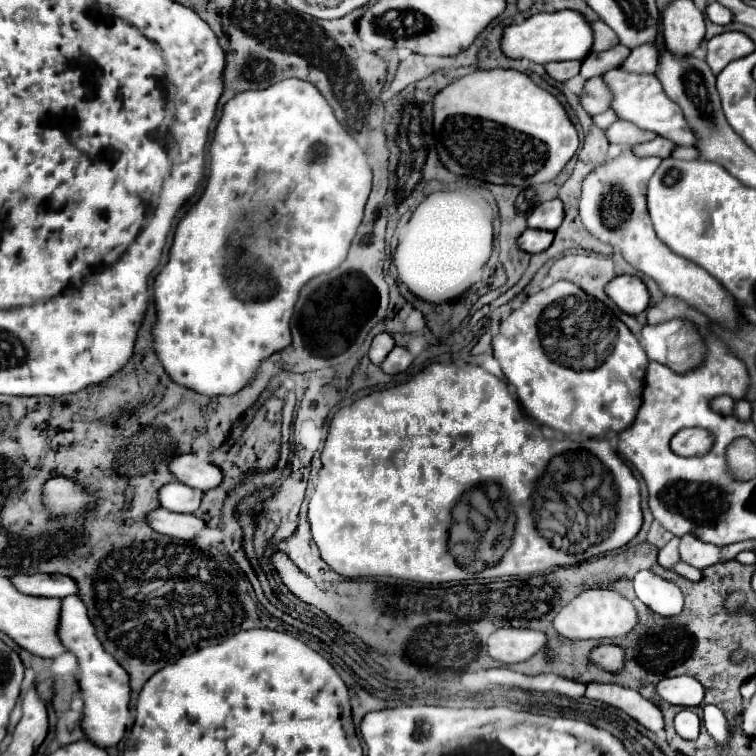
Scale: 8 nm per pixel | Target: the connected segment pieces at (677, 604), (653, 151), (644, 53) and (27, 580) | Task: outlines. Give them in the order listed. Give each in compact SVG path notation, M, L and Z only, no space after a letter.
M642 570L636 574L634 590L636 596L656 614L676 616L678 612L682 612L684 598L680 588L674 582L668 582L650 570Z
M654 138L652 142L644 142L640 146L634 146L634 152L638 152L638 156L658 156L658 158L668 158L674 152L676 144L672 140L666 138Z
M646 44L632 50L628 60L622 64L622 70L632 74L654 74L656 64L658 64L658 50Z
M34 574L34 576L12 576L10 582L18 592L30 594L30 596L56 596L64 598L70 594L76 594L74 580L62 574Z

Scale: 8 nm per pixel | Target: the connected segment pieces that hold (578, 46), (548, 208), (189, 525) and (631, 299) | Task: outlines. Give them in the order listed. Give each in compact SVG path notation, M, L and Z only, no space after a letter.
M576 10L560 12L540 12L526 18L522 24L512 24L504 28L502 52L508 58L528 58L538 64L562 62L562 60L584 60L594 46L594 30L586 16Z
M554 198L554 200L548 200L548 202L540 204L530 214L528 226L530 228L540 228L540 230L554 232L562 224L562 220L564 220L564 204L562 204L562 200Z
M158 508L158 512L152 512L150 524L156 532L180 540L194 540L206 528L206 522L202 518L194 514L174 514L166 508Z
M616 276L606 284L606 296L626 314L636 316L650 304L650 294L640 278Z

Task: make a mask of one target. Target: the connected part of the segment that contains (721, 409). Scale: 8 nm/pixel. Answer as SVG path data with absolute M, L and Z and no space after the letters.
M716 396L710 400L710 406L718 412L718 414L724 414L724 416L730 416L732 412L732 406L734 406L734 400L730 396Z

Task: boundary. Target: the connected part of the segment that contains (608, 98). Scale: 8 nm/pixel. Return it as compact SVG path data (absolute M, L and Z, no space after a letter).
M598 76L598 78L590 78L586 82L580 102L588 114L602 114L612 106L612 98L614 98L612 90L602 80L602 76Z

